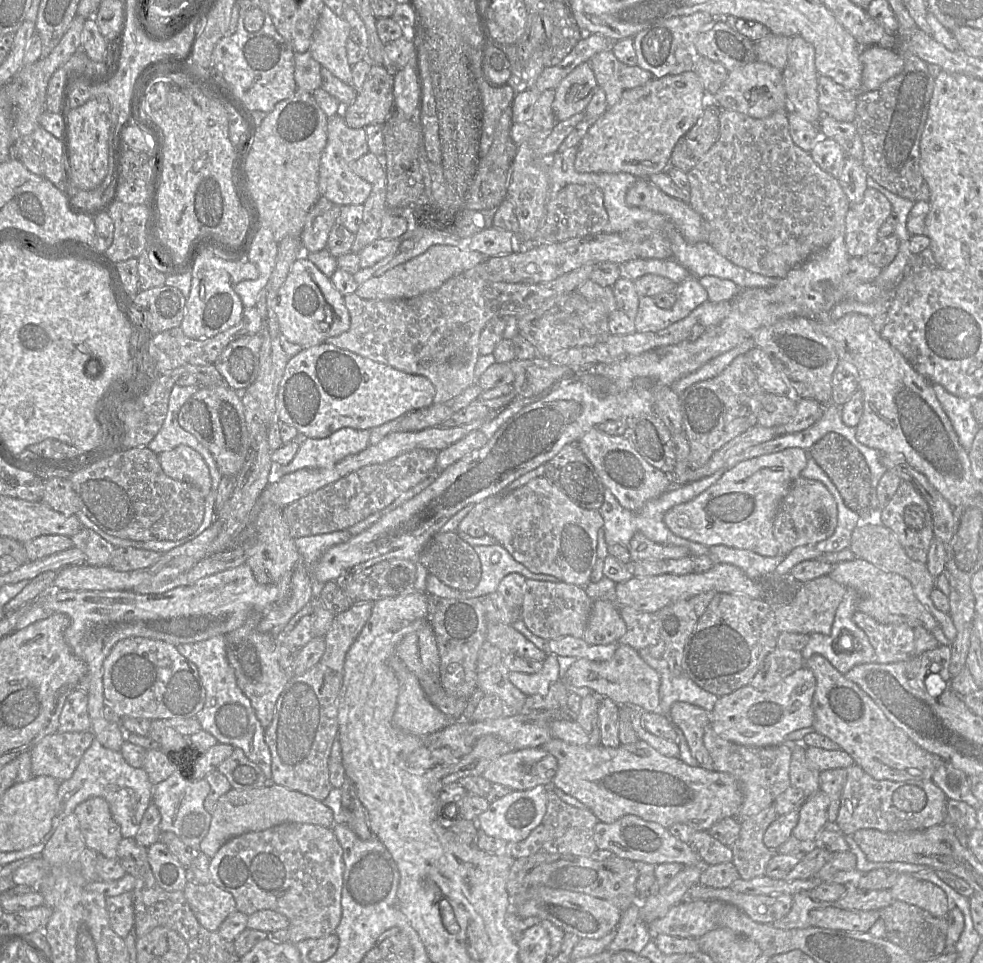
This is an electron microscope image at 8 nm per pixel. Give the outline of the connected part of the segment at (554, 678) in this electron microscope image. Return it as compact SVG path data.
M554 654L547 655L543 667L538 673L527 674L521 672L509 673L510 682L526 696L546 695L550 686L559 681L559 663Z

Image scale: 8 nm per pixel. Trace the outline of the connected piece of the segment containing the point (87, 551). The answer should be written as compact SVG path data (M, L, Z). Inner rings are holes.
M82 527L70 537L74 547L85 554L85 563L94 567L109 566L115 547L95 531Z

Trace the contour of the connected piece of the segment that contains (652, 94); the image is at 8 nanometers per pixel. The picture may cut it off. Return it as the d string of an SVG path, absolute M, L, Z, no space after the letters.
M695 71L653 78L642 86L625 91L615 105L608 107L604 114L592 121L586 135L577 146L575 170L579 173L625 172L638 178L648 178L652 174L667 171L673 148L700 119L709 101L710 98Z

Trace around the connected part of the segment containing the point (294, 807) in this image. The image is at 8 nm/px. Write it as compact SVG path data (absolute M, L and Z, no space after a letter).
M266 781L264 787L250 790L231 788L218 799L208 833L201 841L199 851L212 858L226 841L235 836L289 822L331 827L334 819L331 809L323 802L274 782Z

